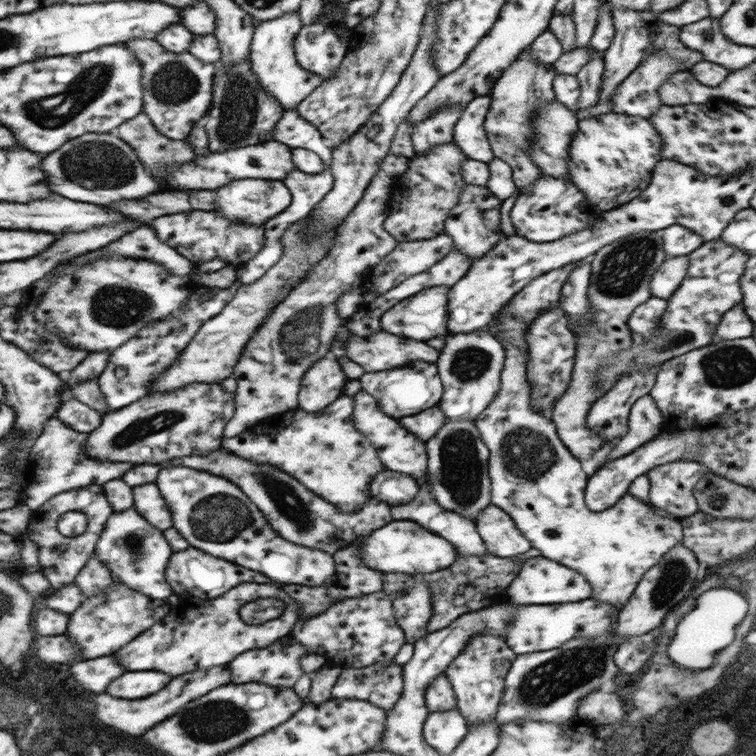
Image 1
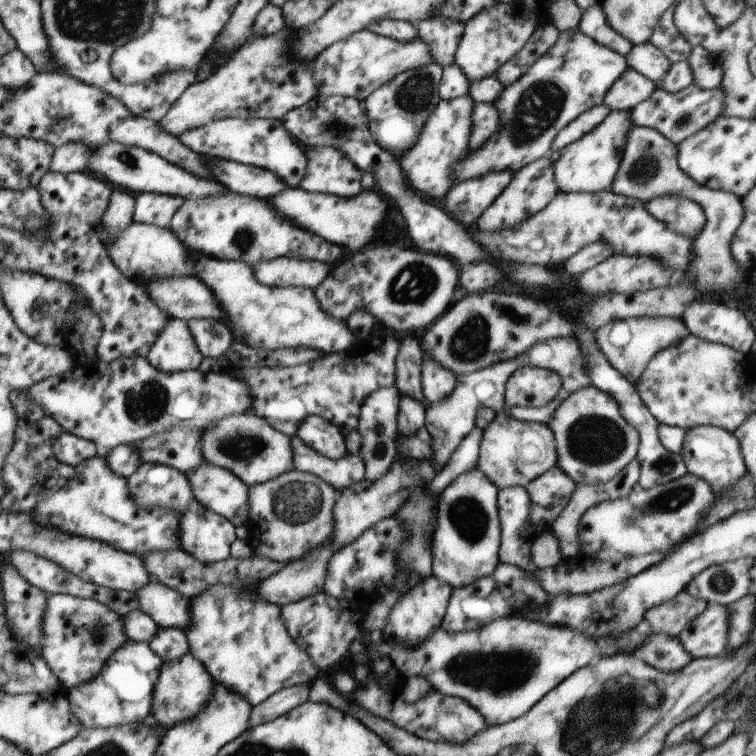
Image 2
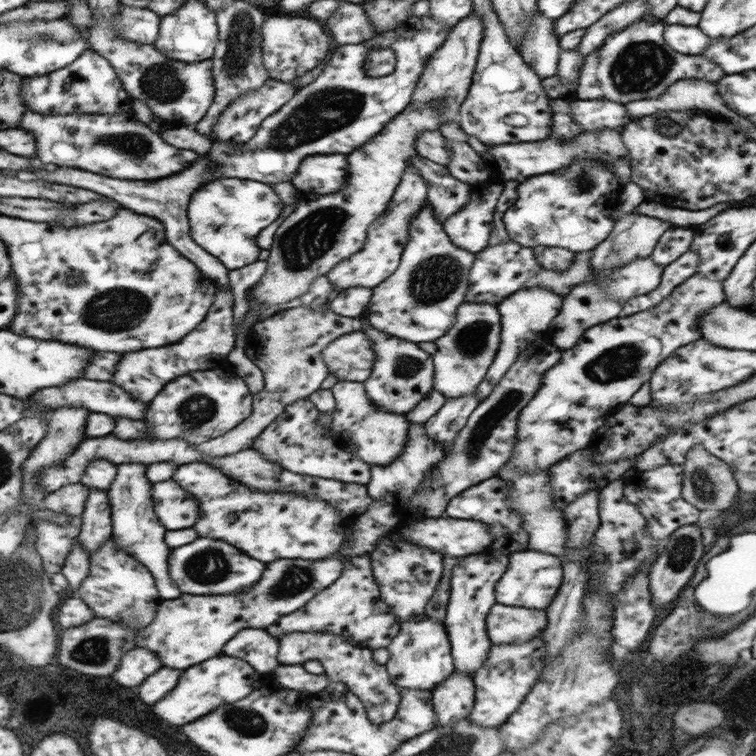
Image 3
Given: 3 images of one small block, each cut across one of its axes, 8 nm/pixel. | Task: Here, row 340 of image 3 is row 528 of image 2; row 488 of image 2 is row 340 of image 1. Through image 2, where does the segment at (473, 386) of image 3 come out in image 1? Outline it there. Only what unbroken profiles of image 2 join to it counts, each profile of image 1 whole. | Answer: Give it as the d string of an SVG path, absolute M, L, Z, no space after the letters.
M487 327L467 333L448 332L444 337L445 344L436 361L438 376L443 384L443 395L438 406L448 421L474 422L500 390L505 348Z

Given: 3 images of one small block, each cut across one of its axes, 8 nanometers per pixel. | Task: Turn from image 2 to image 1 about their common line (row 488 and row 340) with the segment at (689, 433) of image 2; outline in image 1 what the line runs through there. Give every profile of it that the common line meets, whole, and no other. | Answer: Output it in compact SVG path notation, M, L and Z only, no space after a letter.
M740 301L721 318L711 342L717 343L721 340L748 338L752 334L752 330L754 330L752 320L744 314L743 301Z

